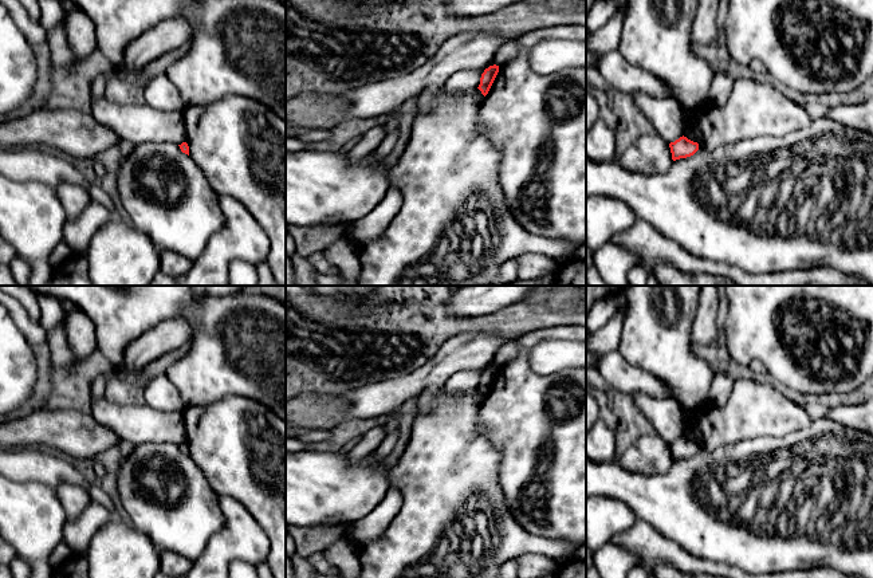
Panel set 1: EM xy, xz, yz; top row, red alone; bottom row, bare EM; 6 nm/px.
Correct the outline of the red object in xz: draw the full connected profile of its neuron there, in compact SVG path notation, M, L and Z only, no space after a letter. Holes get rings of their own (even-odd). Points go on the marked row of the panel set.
M493 64L485 68L484 72L481 74L480 84L477 89L481 91L484 97L488 94L498 72L499 72L499 66Z

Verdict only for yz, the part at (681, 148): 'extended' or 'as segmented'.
as segmented

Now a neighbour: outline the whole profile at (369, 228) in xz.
M390 186L384 200L369 215L347 227L347 239L355 245L377 240L392 223L401 207L401 192L396 186Z

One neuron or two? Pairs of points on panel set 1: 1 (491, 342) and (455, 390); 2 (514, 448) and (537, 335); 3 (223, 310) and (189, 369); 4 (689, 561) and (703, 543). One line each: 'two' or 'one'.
1: two
2: one
3: one
4: two

